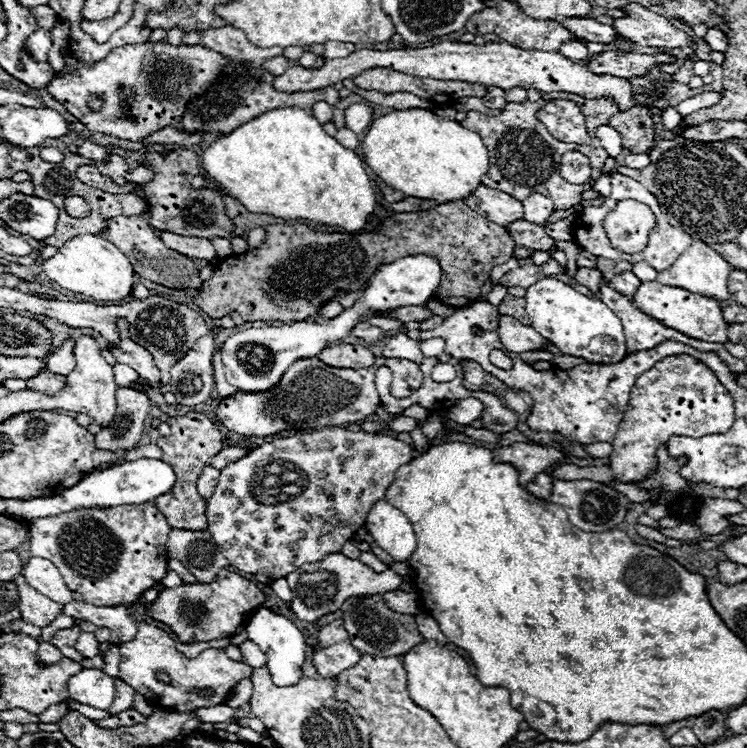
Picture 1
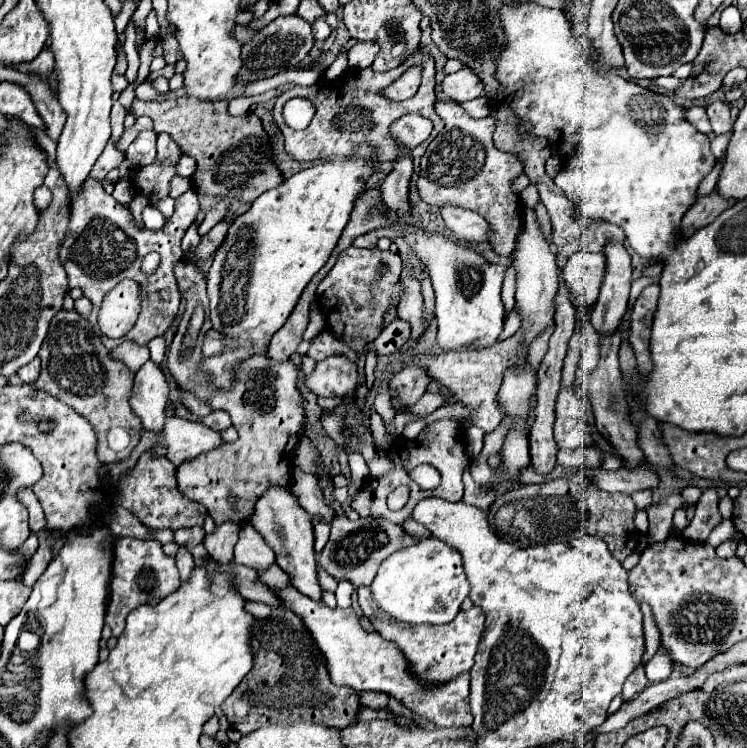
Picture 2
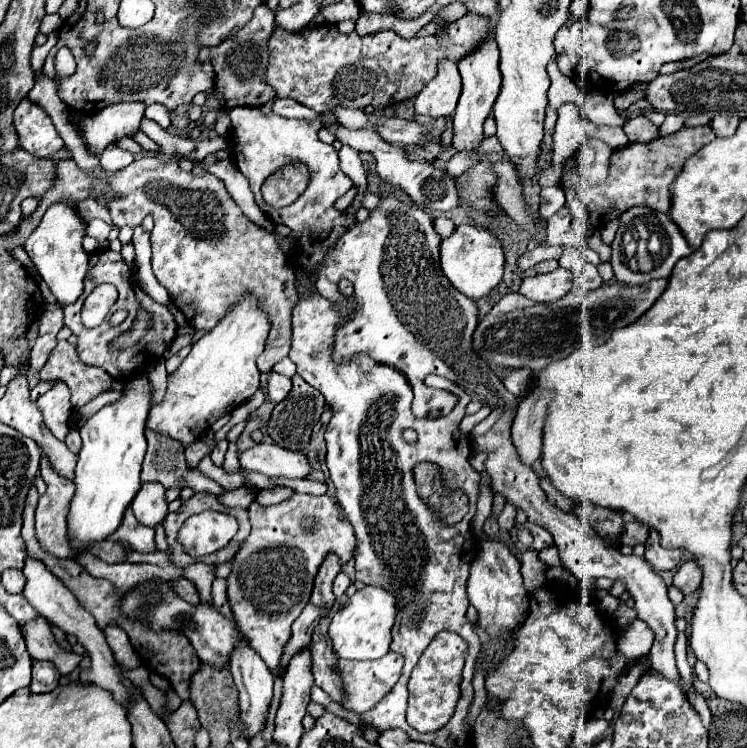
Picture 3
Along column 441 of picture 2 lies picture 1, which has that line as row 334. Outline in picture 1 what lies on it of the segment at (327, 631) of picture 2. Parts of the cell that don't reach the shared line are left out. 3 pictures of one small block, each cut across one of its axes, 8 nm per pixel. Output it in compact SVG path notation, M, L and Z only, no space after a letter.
M642 282L634 294L636 308L644 310L644 314L656 318L660 324L674 328L690 338L698 338L698 340L706 340L706 342L726 342L726 332L728 332L728 324L722 318L722 308L716 300L712 298L704 298L698 296L694 292L686 292L684 288L676 288L676 286L664 286L660 282Z

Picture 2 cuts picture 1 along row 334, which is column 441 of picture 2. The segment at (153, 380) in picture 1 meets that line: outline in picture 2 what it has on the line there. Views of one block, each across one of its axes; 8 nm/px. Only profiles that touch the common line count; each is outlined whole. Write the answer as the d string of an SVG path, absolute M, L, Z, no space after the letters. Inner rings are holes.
M418 50L410 60L406 60L404 64L400 64L398 68L390 70L390 72L374 72L372 68L364 68L364 70L348 70L340 80L336 82L320 82L316 86L310 88L302 88L302 86L294 86L292 90L284 92L282 96L278 96L276 106L274 106L274 120L278 124L278 128L282 130L284 136L284 148L290 156L294 156L300 162L312 162L318 158L328 158L328 156L340 156L340 158L350 158L354 156L356 146L360 144L368 144L376 148L374 158L378 162L386 162L386 160L394 160L398 156L398 146L390 136L390 124L404 116L404 114L420 114L428 120L434 122L434 130L430 138L436 138L438 132L444 128L444 122L440 120L440 116L434 110L436 104L436 94L434 94L434 60L428 58L422 50ZM412 66L424 66L424 80L420 82L420 90L414 98L404 100L404 102L392 102L386 100L384 96L378 94L378 90L390 86L394 80L400 78L402 72L406 72ZM292 98L306 98L314 104L316 114L310 122L310 126L306 130L292 130L290 126L286 126L286 122L282 120L282 108L288 100Z

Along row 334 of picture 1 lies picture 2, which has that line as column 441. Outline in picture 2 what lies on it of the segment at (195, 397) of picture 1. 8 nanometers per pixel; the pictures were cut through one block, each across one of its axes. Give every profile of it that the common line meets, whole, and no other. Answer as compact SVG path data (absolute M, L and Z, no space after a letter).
M444 204L440 208L440 214L456 240L466 242L466 244L476 244L476 242L484 242L484 240L488 242L490 226L476 212Z

